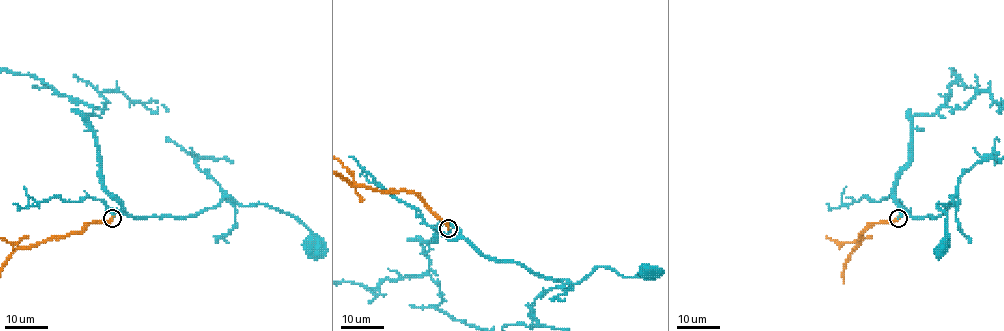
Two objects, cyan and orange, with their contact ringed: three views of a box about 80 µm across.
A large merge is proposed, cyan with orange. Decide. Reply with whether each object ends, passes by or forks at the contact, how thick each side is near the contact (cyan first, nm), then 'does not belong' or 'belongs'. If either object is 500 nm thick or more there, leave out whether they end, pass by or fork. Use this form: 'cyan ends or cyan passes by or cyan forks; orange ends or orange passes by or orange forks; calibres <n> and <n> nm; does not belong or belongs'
cyan ends; orange ends; calibres 340 and 360 nm; belongs

